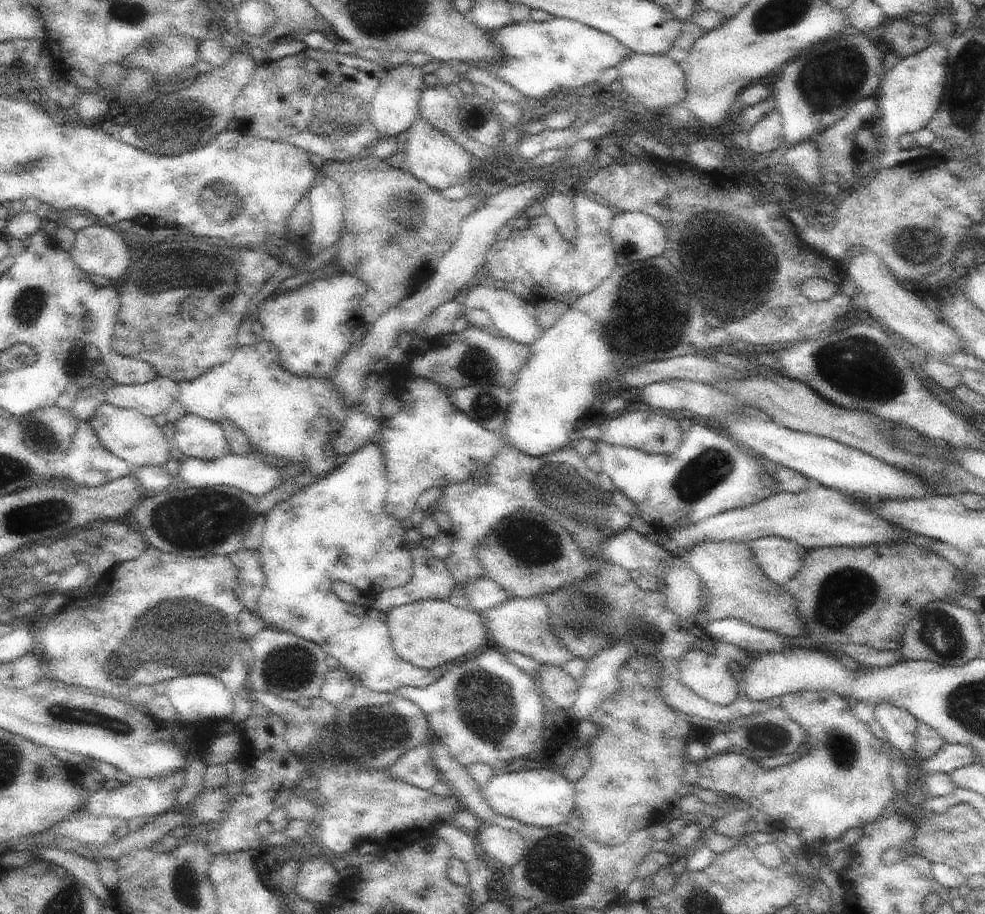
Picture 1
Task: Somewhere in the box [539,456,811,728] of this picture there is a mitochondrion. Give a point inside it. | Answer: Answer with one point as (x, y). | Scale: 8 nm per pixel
(598, 611)

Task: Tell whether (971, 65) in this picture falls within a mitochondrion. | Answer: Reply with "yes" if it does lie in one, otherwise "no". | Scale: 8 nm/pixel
yes

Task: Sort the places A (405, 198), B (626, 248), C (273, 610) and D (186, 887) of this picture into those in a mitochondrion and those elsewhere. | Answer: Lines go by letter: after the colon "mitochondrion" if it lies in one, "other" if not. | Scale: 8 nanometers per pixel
A: mitochondrion
B: mitochondrion
C: other
D: mitochondrion

